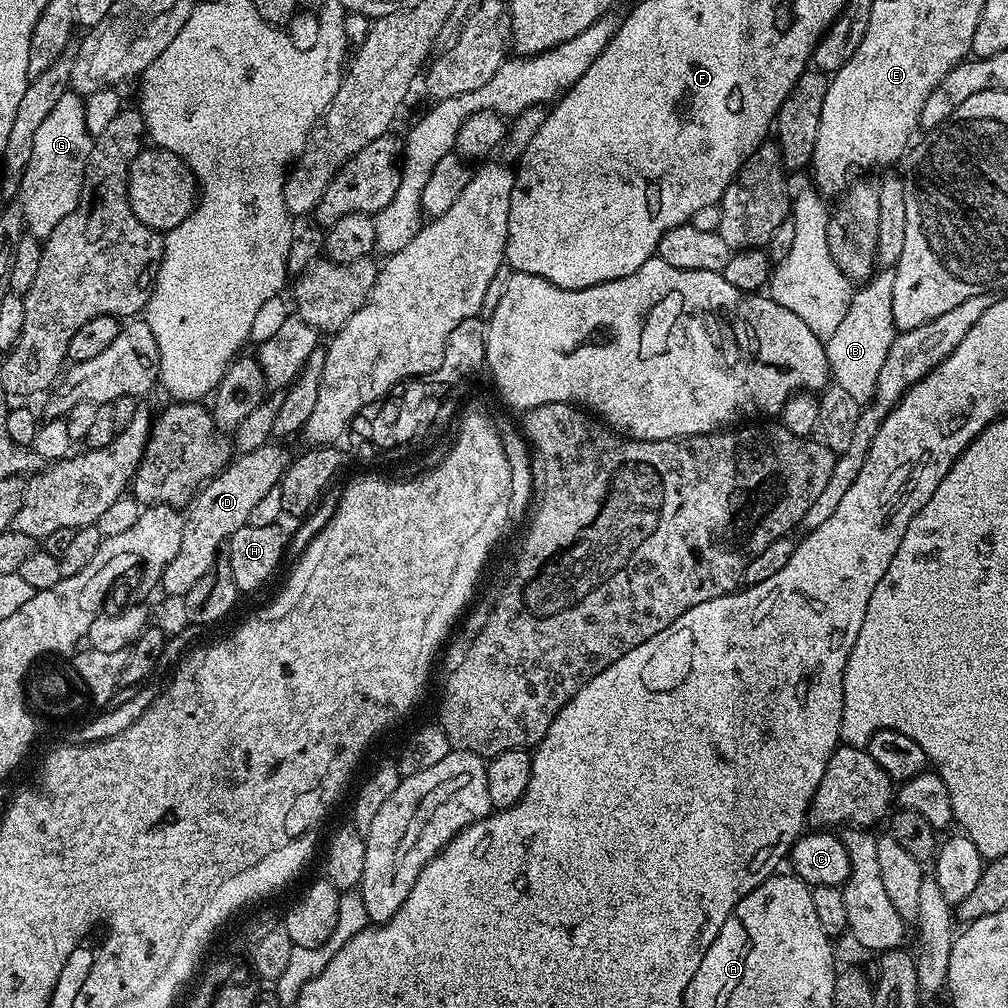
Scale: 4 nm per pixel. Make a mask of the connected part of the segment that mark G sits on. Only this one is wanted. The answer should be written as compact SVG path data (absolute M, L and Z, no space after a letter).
M68 90L55 103L42 126L35 131L31 151L26 156L18 202L22 206L27 231L46 238L80 204L84 171L92 149L93 133L88 133L88 116L84 113L85 97Z

